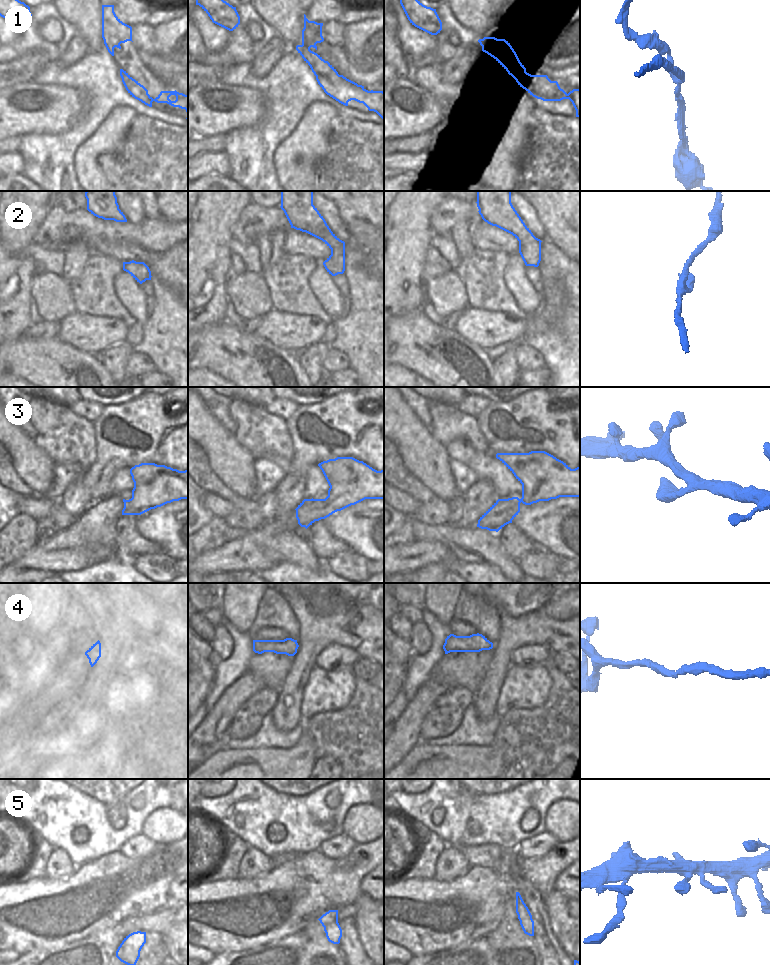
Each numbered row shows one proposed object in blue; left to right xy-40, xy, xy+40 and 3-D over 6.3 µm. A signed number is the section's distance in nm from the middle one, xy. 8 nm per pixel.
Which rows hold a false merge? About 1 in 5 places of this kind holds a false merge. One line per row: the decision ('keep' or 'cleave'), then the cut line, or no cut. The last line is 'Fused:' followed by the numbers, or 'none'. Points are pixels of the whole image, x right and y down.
1: cleave; cut xy (302, 44), (309, 49)
2: keep; cut none
3: keep; cut none
4: keep; cut none
5: keep; cut none
Fused: 1

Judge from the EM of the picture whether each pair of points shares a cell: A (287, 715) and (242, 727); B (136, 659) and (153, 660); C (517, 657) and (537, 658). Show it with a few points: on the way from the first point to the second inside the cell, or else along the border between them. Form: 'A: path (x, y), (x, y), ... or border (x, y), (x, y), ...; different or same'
A: border (279, 690), (277, 702), (270, 711); different
B: path (140, 660), (149, 660); same
C: path (522, 657), (532, 656); same

